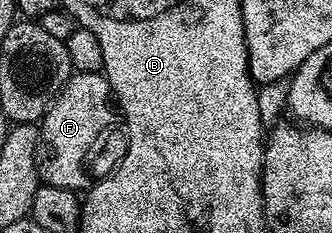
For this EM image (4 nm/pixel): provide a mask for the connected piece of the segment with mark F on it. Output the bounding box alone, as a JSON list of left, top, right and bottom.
[37,71,113,193]

